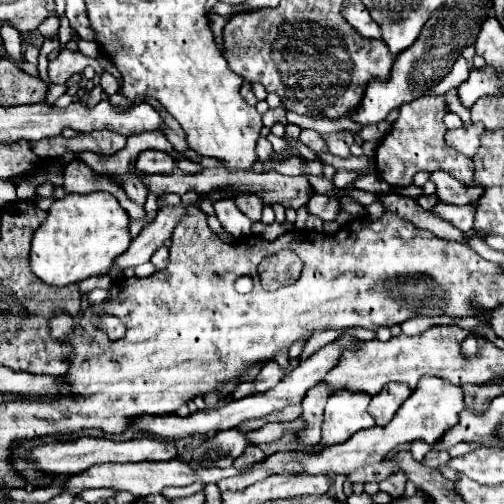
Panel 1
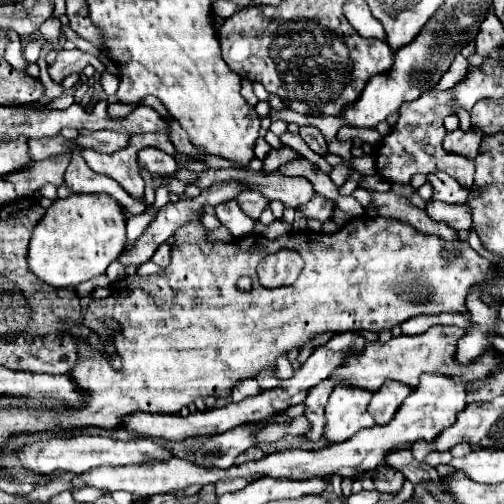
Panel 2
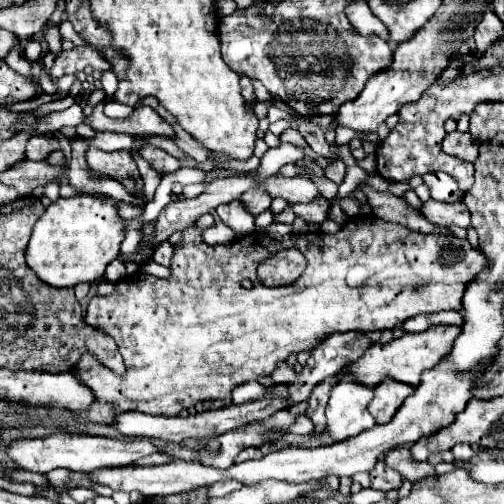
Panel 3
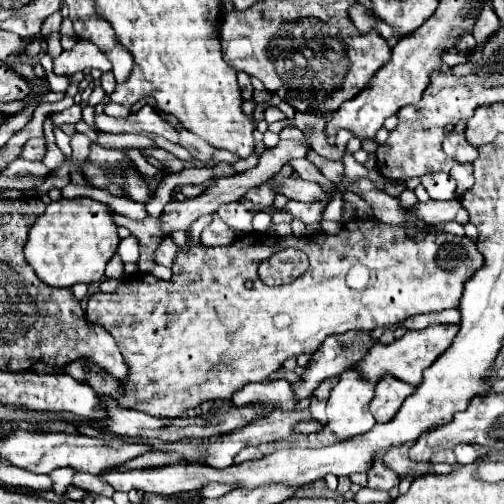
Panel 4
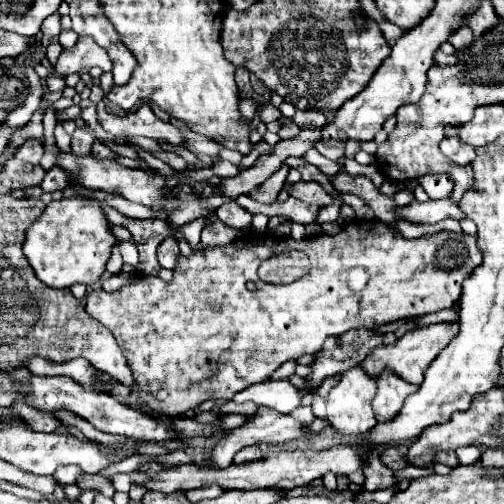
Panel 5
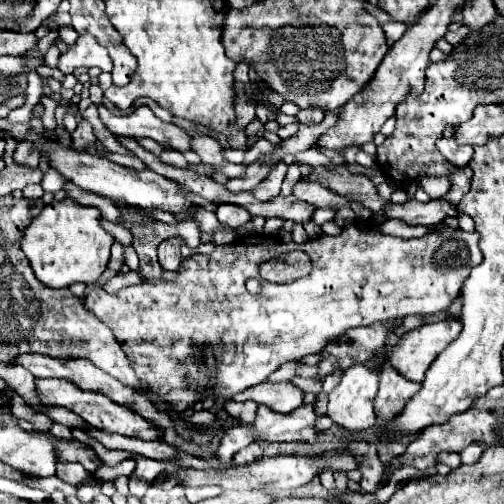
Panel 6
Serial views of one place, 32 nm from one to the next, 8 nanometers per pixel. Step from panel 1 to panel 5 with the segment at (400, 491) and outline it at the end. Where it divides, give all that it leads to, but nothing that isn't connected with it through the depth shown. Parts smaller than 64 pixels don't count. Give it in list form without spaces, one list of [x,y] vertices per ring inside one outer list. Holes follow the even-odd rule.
[[[376,452],[370,454],[364,474],[366,474],[366,484],[364,484],[366,490],[384,490],[384,488],[392,488],[396,484],[394,472],[382,464],[382,460],[376,456]]]

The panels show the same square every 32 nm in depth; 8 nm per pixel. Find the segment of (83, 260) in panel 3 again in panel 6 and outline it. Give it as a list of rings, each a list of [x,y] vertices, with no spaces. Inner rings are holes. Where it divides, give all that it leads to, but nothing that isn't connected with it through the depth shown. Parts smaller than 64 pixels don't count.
[[[72,198],[50,202],[40,216],[32,220],[22,238],[22,250],[30,260],[36,278],[48,288],[68,288],[74,282],[94,284],[106,270],[110,246],[114,238],[100,224],[102,214],[98,208],[82,206]]]

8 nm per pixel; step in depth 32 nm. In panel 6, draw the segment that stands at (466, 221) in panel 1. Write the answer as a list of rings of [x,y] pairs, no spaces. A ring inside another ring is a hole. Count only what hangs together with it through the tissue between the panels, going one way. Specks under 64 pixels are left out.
[[[408,200],[406,204],[388,204],[384,210],[386,218],[404,220],[406,224],[428,224],[434,226],[448,216],[458,216],[458,208],[448,200],[430,200],[426,204],[418,200]]]

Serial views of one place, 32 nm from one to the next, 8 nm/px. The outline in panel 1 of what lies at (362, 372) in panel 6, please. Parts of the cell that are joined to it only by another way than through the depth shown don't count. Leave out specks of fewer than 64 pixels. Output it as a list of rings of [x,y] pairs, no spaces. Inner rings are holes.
[[[338,390],[328,398],[324,408],[324,424],[322,424],[322,440],[318,448],[308,454],[320,454],[324,448],[346,442],[358,430],[366,430],[374,426],[374,418],[368,414],[370,396],[364,392],[348,392]]]

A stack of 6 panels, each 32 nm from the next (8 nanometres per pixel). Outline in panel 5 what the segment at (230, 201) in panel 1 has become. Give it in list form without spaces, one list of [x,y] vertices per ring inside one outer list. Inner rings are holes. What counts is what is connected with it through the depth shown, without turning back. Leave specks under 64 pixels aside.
[[[228,202],[228,204],[222,204],[218,210],[216,210],[216,216],[228,224],[230,228],[236,228],[236,230],[250,230],[250,222],[252,222],[252,214],[248,210],[244,210],[240,204],[236,202]]]

